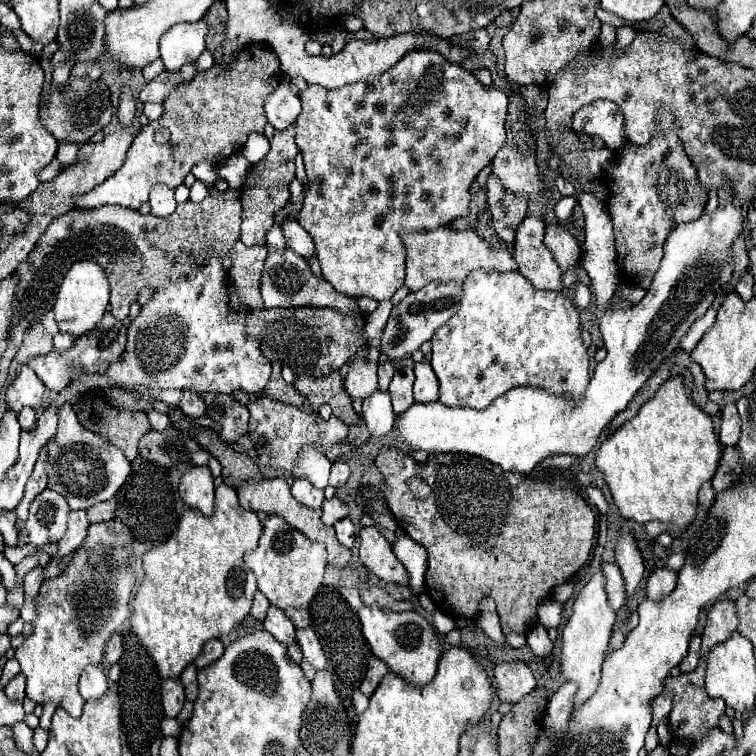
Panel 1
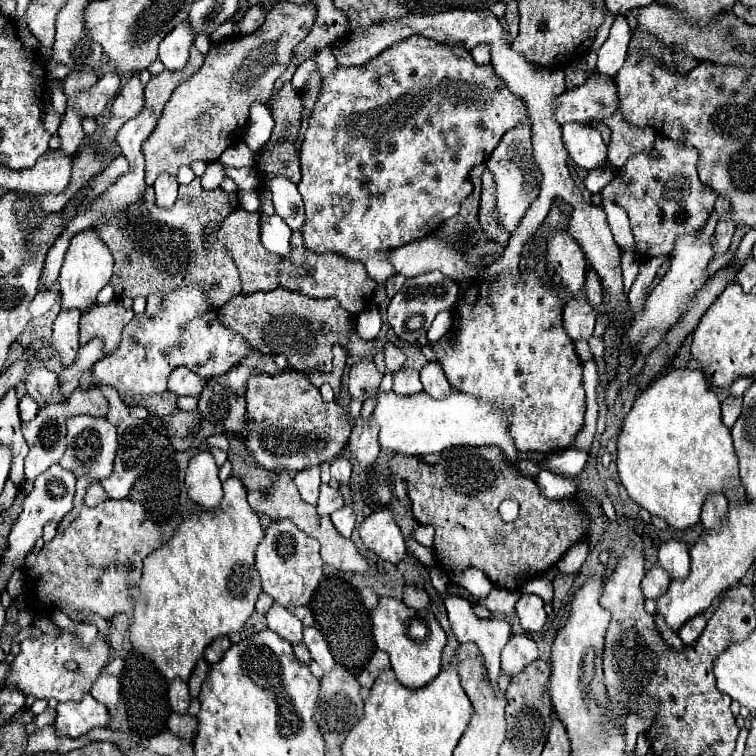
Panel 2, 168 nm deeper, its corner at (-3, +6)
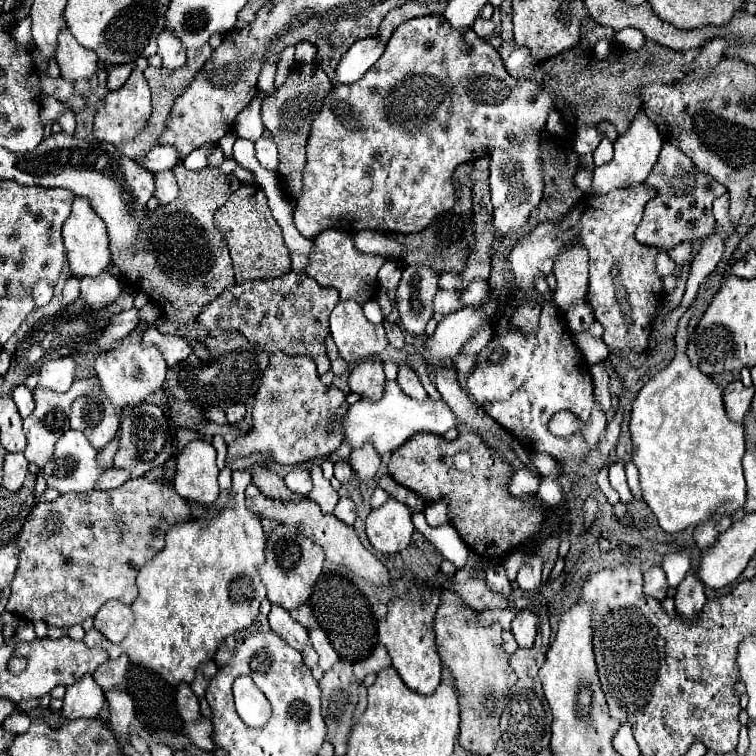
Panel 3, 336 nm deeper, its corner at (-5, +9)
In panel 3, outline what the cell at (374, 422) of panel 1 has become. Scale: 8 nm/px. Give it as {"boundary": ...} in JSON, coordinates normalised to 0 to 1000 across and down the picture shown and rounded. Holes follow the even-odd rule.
{"boundary":[[[483,586],[475,594],[464,597],[464,607],[462,607],[467,623],[480,634],[480,636],[491,636],[504,615],[504,604],[499,602],[499,597],[493,597],[491,586]]]}

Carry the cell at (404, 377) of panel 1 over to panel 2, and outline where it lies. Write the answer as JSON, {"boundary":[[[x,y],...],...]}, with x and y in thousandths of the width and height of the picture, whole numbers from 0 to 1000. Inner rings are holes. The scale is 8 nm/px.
{"boundary":[[[530,487],[528,492],[522,492],[522,500],[520,500],[520,516],[525,521],[533,521],[533,524],[544,524],[544,521],[552,521],[560,516],[557,511],[557,503],[554,503],[554,492],[546,489],[546,487]]]}

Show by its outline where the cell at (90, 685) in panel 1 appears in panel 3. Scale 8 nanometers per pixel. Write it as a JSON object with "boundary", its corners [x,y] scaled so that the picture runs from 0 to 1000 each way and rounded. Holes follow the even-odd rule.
{"boundary":[[[147,911],[147,914],[139,914],[139,925],[144,933],[147,944],[144,956],[149,967],[171,978],[171,962],[176,962],[179,956],[179,940],[176,940],[173,922],[163,911]]]}

